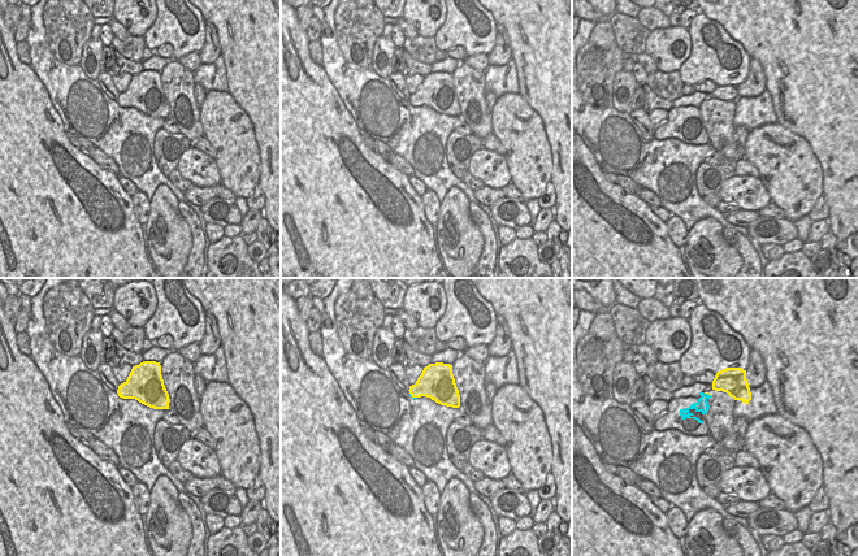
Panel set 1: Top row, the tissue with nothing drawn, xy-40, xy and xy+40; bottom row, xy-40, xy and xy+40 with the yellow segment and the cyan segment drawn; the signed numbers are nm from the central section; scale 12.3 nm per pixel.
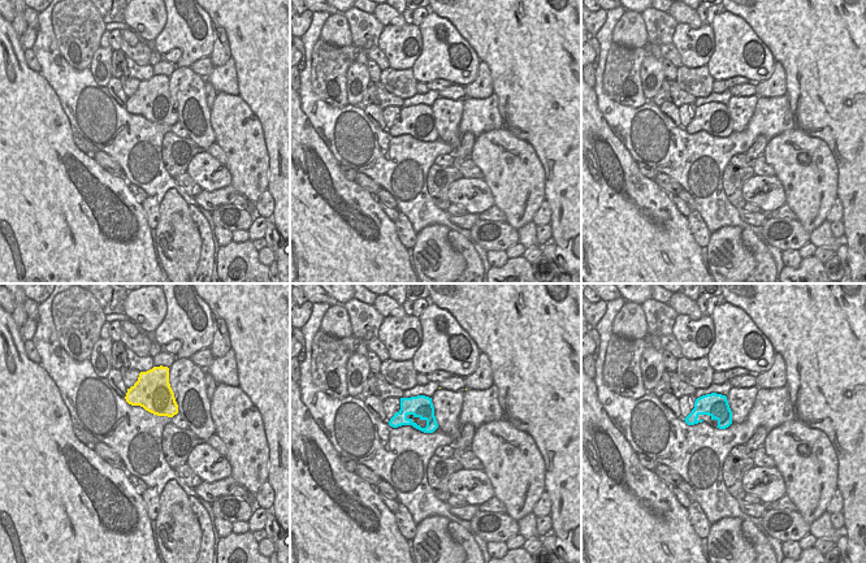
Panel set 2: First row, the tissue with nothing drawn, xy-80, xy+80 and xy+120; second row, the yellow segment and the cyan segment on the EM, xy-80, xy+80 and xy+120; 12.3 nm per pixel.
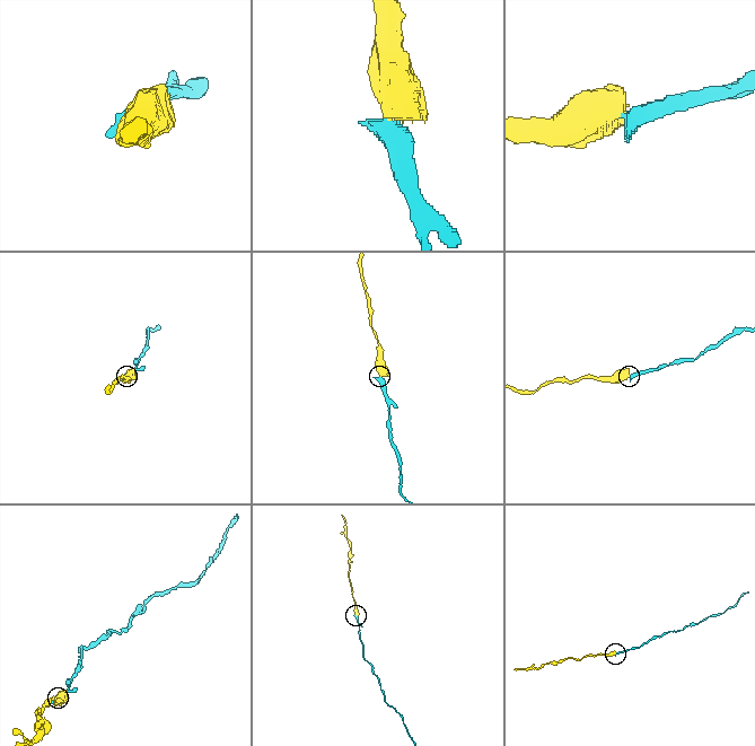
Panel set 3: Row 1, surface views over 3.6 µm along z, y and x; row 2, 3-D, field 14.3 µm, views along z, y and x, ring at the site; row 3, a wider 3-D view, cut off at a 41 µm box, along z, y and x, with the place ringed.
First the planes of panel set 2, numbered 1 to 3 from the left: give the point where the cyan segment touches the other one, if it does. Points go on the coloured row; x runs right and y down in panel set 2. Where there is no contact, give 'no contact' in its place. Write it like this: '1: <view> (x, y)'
1: no contact
2: no contact
3: no contact

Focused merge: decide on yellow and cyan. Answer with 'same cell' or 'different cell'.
same cell

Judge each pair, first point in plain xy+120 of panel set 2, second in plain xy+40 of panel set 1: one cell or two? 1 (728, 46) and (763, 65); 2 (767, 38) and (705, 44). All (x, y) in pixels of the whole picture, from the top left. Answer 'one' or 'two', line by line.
1: two
2: two

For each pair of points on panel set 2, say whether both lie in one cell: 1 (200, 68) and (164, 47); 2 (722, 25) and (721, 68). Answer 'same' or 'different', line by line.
1: different
2: same

